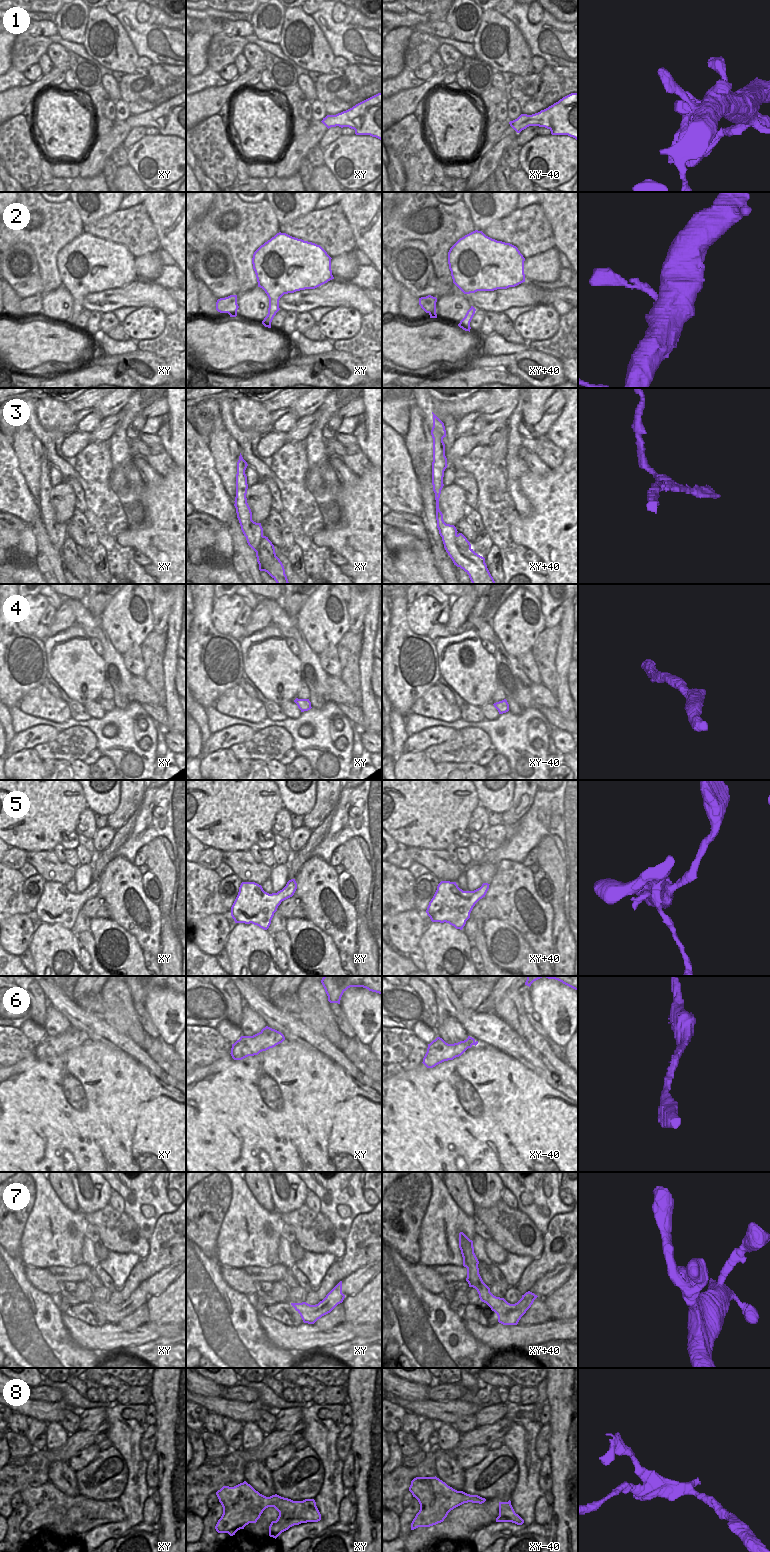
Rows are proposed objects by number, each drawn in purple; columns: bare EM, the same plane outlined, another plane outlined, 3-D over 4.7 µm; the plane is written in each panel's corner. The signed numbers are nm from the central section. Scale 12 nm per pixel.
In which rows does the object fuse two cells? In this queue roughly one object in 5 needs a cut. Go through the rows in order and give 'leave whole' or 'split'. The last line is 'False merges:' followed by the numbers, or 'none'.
1: leave whole
2: leave whole
3: split
4: leave whole
5: leave whole
6: leave whole
7: leave whole
8: leave whole
False merges: 3

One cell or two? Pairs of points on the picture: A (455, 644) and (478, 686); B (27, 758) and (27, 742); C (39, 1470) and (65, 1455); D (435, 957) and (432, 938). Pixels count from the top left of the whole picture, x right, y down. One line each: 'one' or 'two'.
A: one
B: two
C: one
D: one

